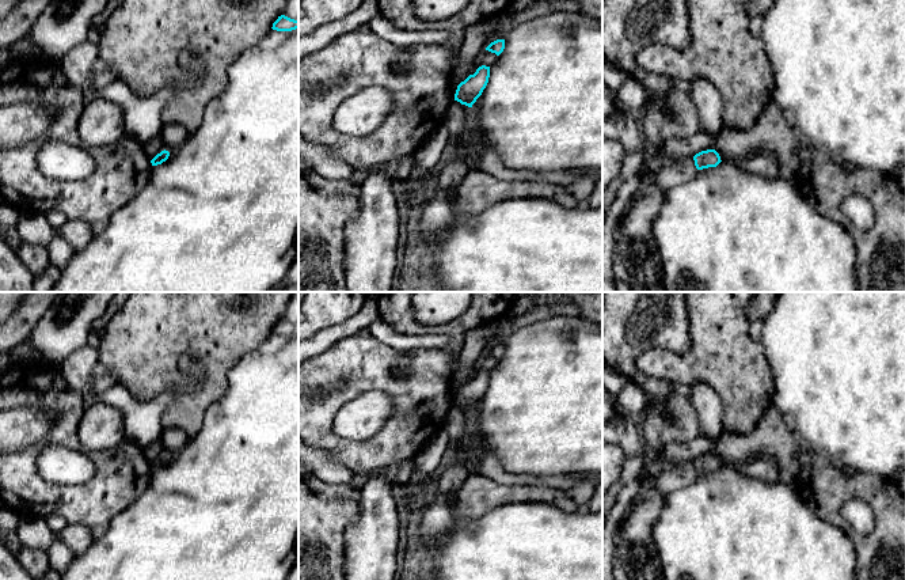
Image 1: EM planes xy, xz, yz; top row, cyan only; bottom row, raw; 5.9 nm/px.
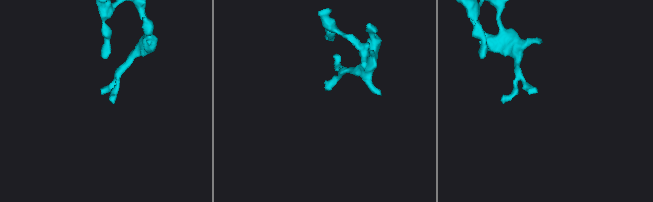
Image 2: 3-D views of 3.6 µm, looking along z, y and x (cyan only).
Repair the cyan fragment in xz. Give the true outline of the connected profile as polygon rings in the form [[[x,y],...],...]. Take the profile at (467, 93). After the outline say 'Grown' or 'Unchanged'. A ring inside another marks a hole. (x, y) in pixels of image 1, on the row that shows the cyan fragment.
[[[482,65],[474,75],[469,75],[457,86],[455,101],[472,107],[476,99],[482,95],[490,77],[490,67]]]. Unchanged

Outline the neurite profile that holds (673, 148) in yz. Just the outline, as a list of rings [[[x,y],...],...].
[[[699,132],[688,139],[669,139],[658,147],[659,163],[678,158],[693,158],[696,153],[715,149],[715,139],[706,132]]]

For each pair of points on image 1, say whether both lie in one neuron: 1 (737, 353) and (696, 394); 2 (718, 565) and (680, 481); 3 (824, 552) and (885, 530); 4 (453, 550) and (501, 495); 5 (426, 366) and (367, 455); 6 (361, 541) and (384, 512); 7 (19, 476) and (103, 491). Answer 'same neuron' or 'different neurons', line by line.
1: different neurons
2: different neurons
3: different neurons
4: different neurons
5: same neuron
6: same neuron
7: same neuron

